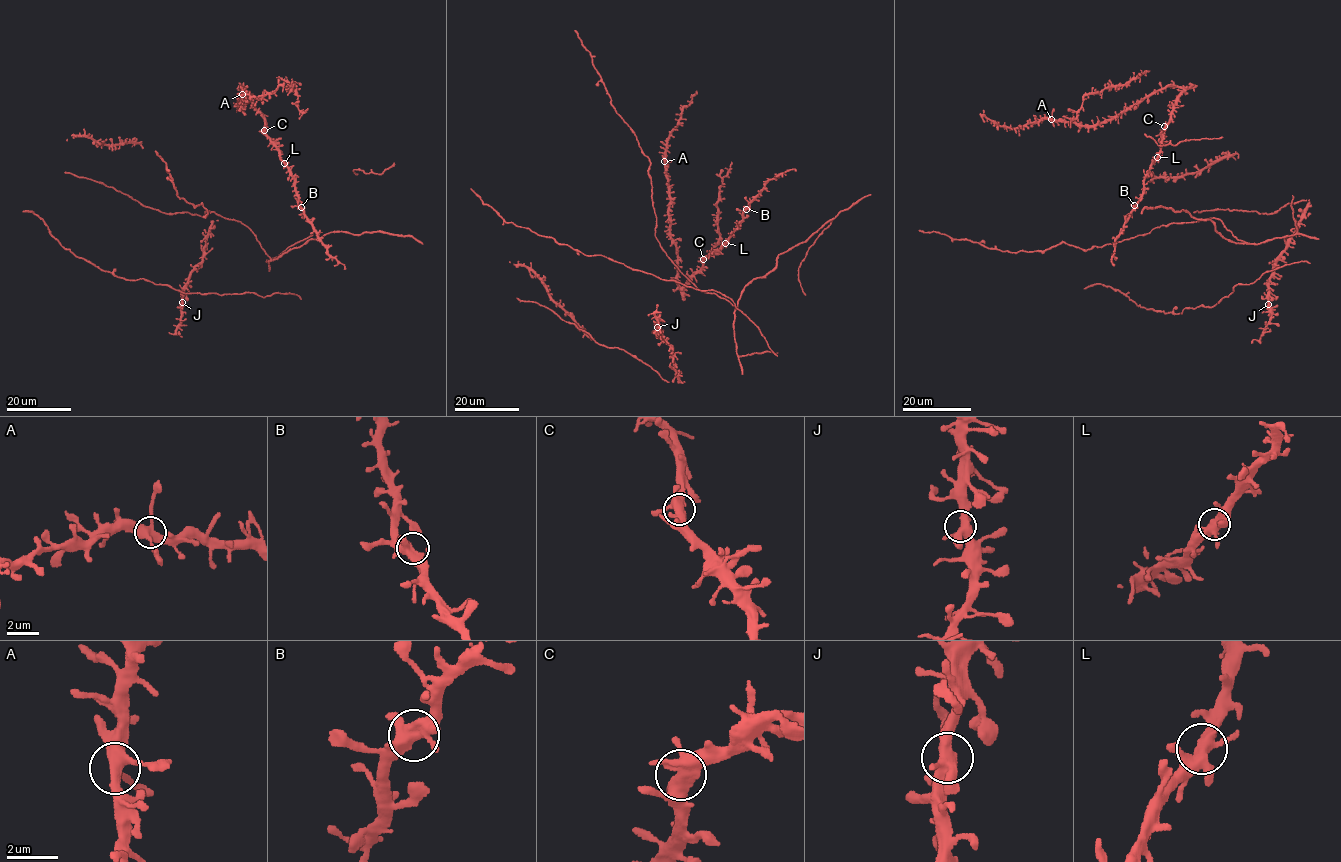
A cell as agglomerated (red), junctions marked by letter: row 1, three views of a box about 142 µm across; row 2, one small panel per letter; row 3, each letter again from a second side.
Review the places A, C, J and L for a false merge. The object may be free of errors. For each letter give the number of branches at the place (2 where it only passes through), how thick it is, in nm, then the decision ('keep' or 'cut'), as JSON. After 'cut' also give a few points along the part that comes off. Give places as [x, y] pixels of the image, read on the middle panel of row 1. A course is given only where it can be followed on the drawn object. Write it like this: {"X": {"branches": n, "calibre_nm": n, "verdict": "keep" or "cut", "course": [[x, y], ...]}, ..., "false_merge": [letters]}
{"A": {"branches": 4, "calibre_nm": 440, "verdict": "keep"}, "C": {"branches": 4, "calibre_nm": 440, "verdict": "keep"}, "J": {"branches": 4, "calibre_nm": 440, "verdict": "keep"}, "L": {"branches": 4, "calibre_nm": 440, "verdict": "keep"}, "false_merge": []}

